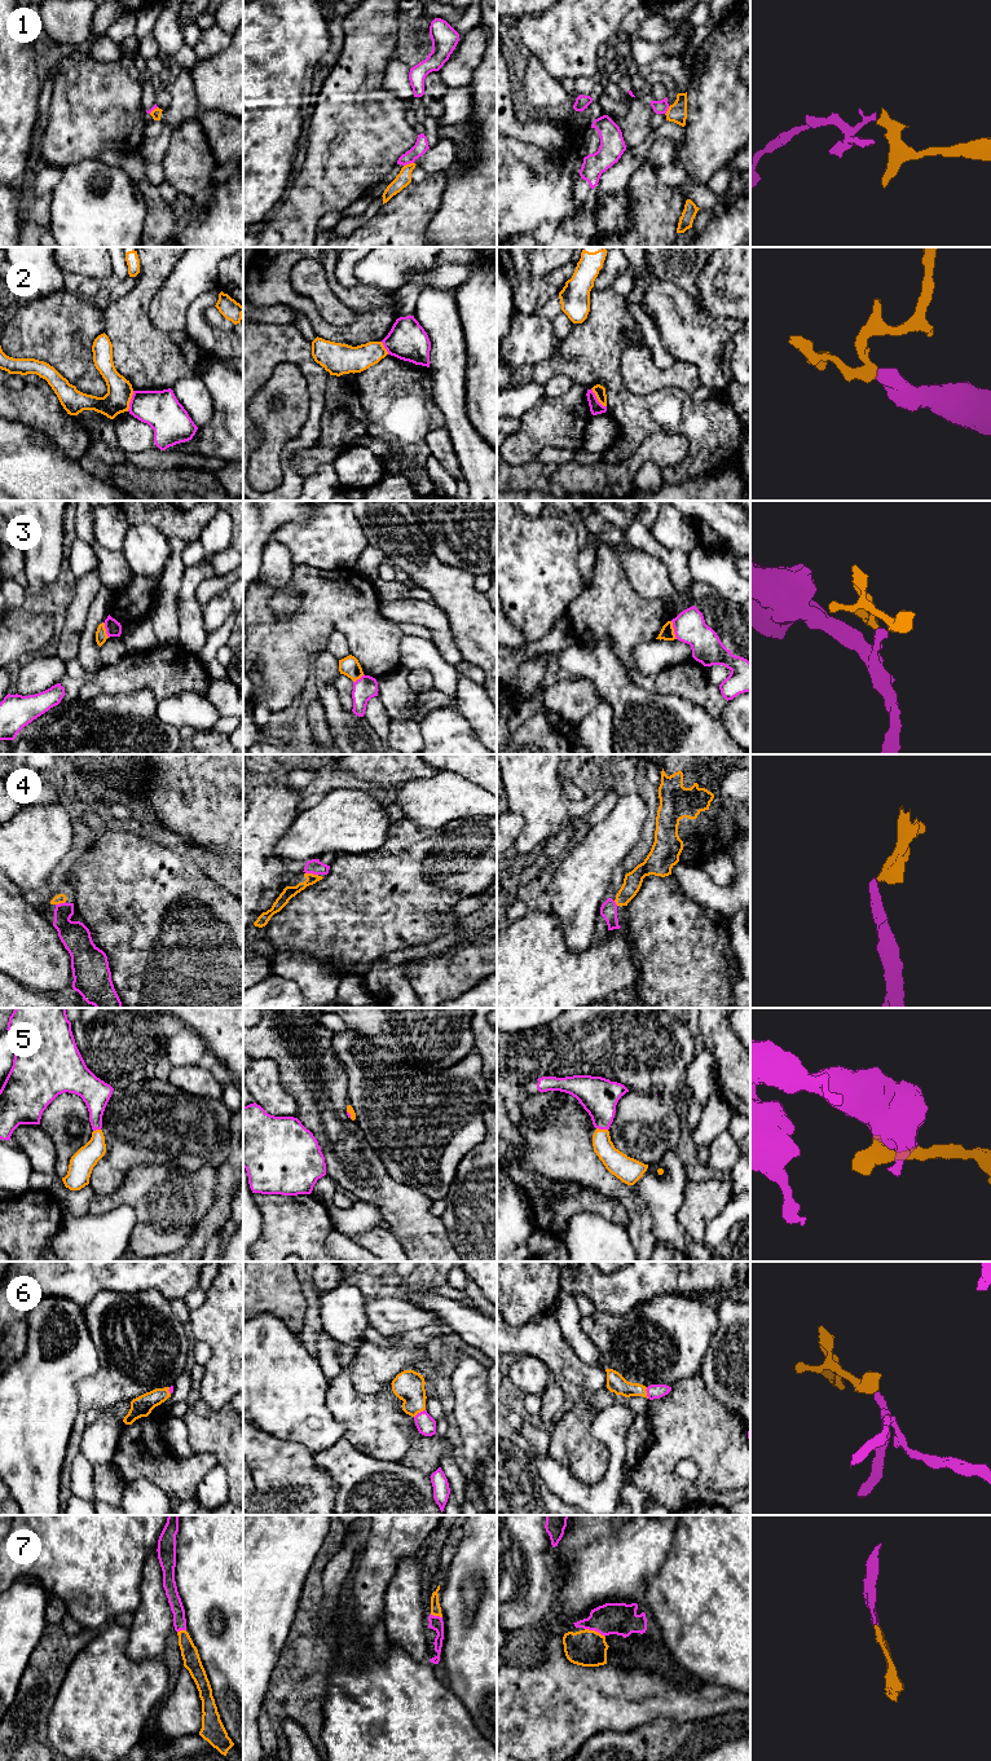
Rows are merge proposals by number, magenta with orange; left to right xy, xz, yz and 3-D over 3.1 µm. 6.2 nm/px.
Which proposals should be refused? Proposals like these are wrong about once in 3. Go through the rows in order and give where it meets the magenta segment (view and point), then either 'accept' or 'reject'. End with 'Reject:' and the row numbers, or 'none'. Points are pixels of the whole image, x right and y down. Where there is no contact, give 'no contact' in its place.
1: xz (408, 163) | reject
2: xy (131, 401) | reject
3: yz (674, 630) | reject
4: xz (312, 872) | accept
5: yz (602, 1128) | accept
6: xz (421, 1412) | accept
7: yz (595, 1630) | accept
Reject: 1, 2, 3

